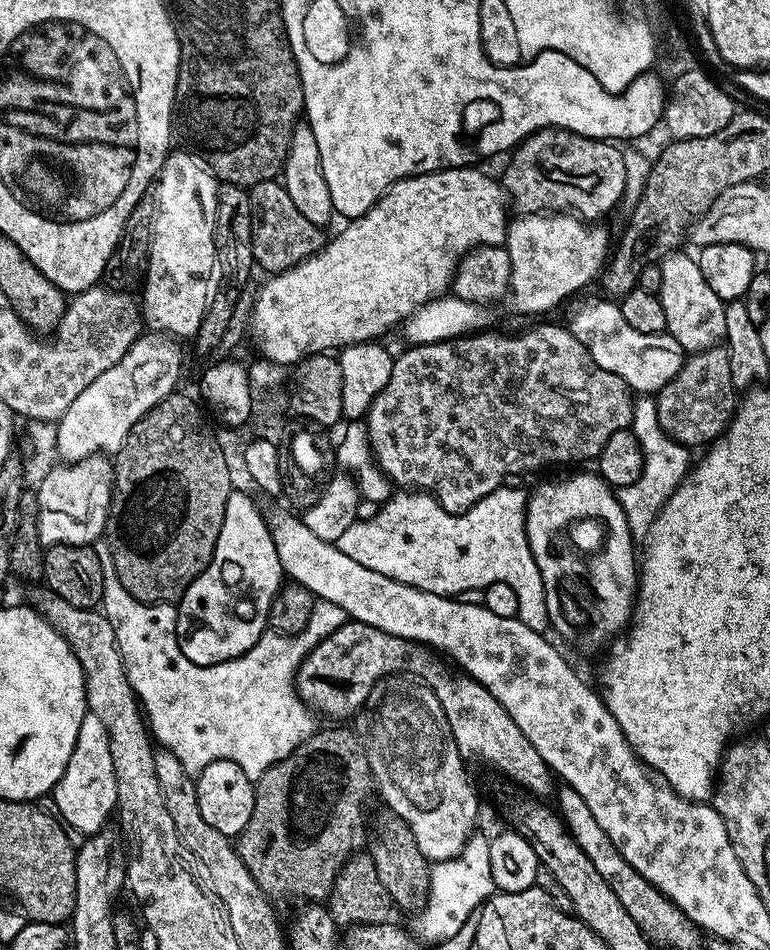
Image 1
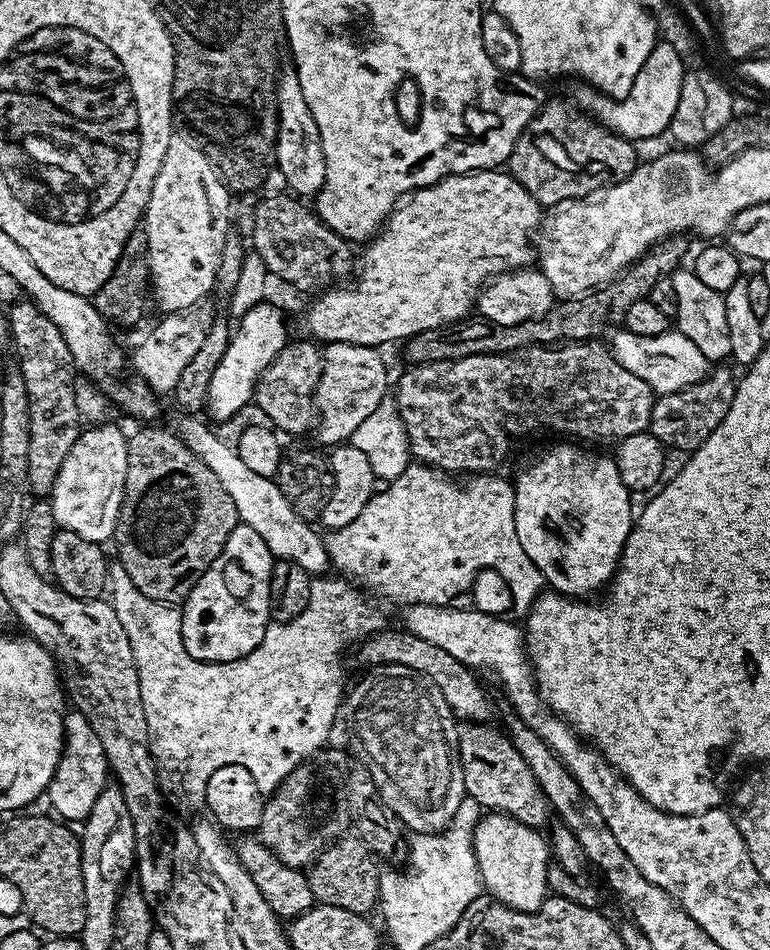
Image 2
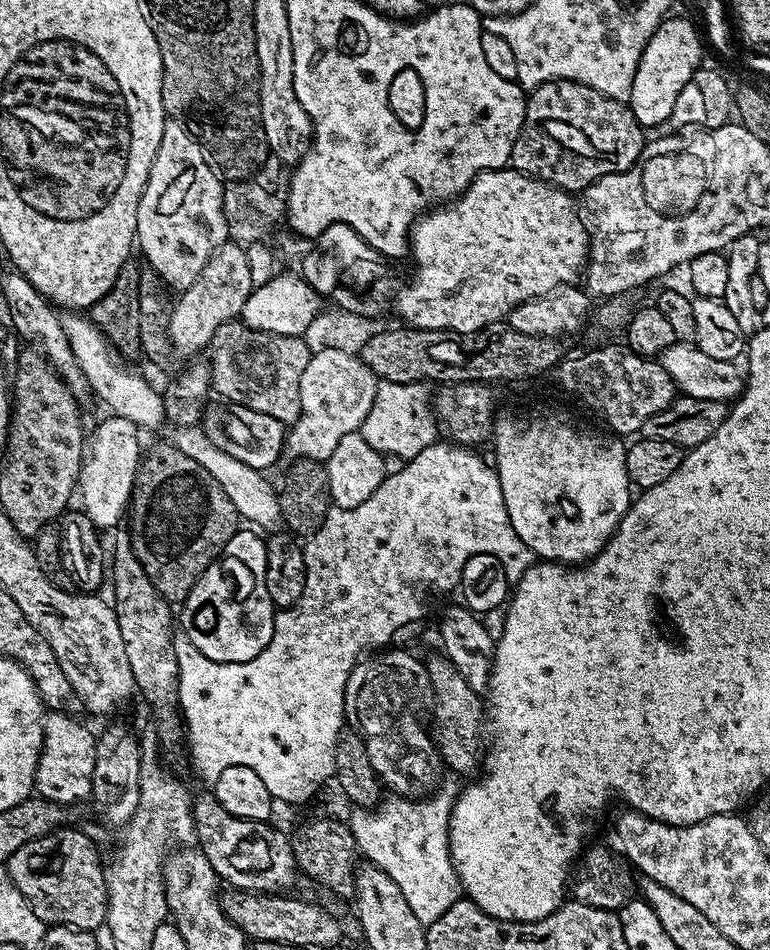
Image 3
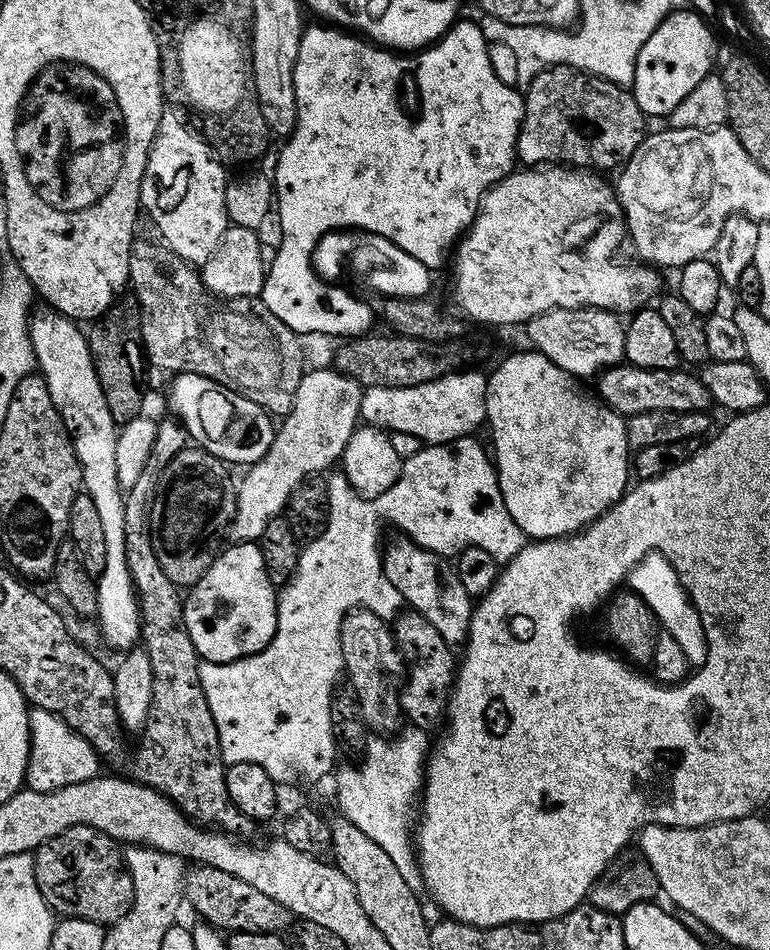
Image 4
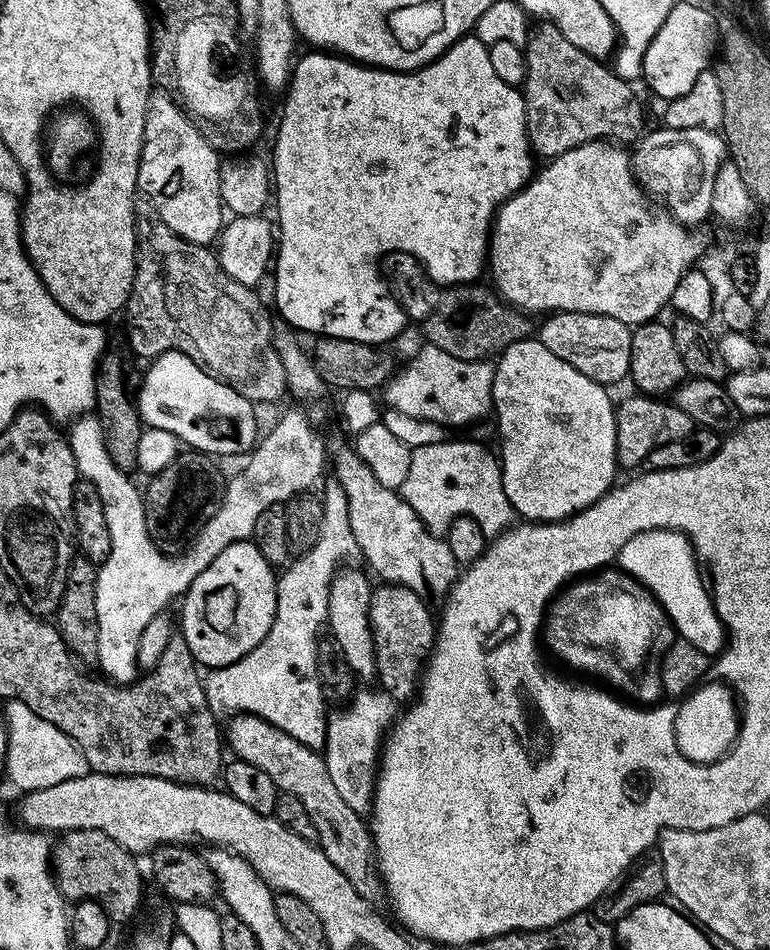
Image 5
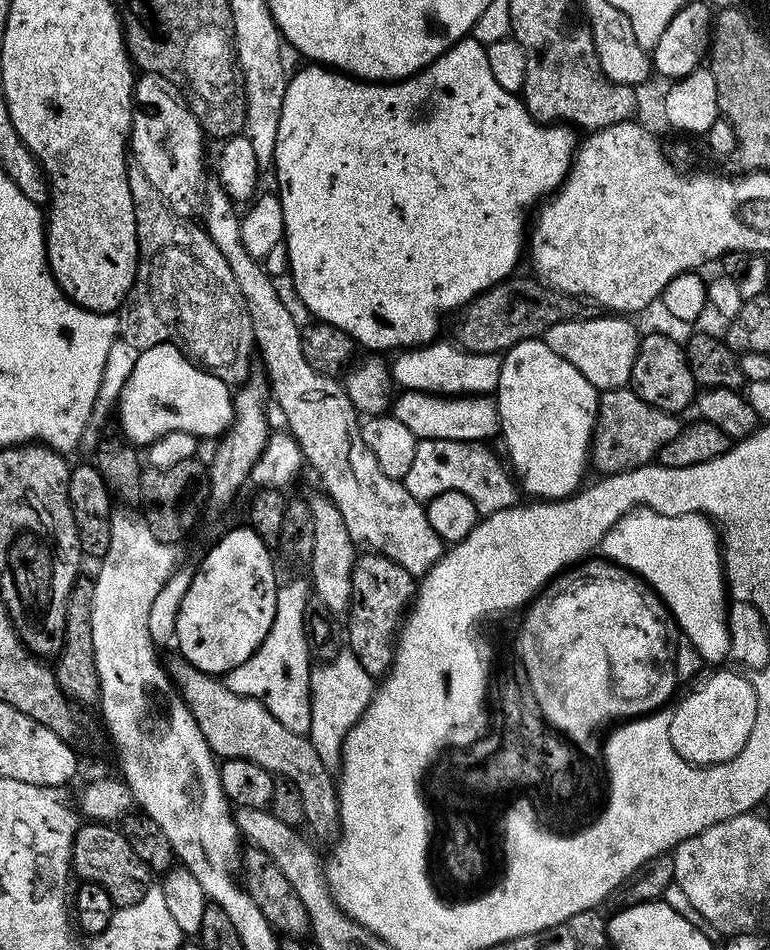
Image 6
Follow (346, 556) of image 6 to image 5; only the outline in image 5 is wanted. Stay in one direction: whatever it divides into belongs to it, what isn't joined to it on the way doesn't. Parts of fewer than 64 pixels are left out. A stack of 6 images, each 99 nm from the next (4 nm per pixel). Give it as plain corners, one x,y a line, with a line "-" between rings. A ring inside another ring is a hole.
344,566
337,571
331,586
328,587
328,618
326,628
331,639
342,646
342,654
346,662
350,662
350,670
361,681
372,680
376,675
376,659
374,658
374,638
370,627
370,598
374,587
373,581
368,581
367,571
359,572
356,568

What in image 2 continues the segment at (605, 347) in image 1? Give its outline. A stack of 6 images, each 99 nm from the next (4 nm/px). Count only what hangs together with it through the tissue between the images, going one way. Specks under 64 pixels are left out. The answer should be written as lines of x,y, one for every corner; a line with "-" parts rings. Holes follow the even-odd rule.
627,330
616,331
620,332
612,336
612,357
622,366
626,366
630,374
649,384
657,397
681,392
691,384
708,377
710,361
702,354
702,350
698,350
698,346
694,346
694,342
690,342
690,338
683,336
679,330
669,330
657,336
643,336

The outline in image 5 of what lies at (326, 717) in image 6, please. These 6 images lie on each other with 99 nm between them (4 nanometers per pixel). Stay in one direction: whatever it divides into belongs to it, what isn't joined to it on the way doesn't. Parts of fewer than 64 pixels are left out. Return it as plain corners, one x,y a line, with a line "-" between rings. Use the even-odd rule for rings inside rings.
383,690
375,691
357,691
343,705
345,708
341,712
327,713
328,725
322,749
326,770
330,770
330,778
338,795
345,800
346,806
350,806
350,810
361,814
367,813
372,807
382,741
398,716
398,704
392,695

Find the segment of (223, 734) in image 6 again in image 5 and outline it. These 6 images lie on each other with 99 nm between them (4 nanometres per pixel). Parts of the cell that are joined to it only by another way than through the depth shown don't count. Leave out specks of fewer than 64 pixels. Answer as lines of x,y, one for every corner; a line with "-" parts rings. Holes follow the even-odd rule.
236,714
229,720
232,721
229,722
228,728
226,724
226,744
230,752
230,747
232,747
231,755
235,759
250,762
250,766
258,766
258,770
267,774
281,793
293,795
302,802
317,831
315,843
324,851
326,858
330,858
330,862
334,862
334,866
338,866
338,870
342,870
342,874
346,874
346,878
350,878
350,886
354,886
354,890
358,890
358,894
363,900
375,901
375,896
381,895
382,881
378,875
378,865
372,847
369,825
361,813
350,810
350,806
346,806
345,800
338,795
338,790
330,778
330,770
326,770
323,755
317,749
302,746
302,742
298,742
298,738
290,738
290,734
278,730
278,726
257,716

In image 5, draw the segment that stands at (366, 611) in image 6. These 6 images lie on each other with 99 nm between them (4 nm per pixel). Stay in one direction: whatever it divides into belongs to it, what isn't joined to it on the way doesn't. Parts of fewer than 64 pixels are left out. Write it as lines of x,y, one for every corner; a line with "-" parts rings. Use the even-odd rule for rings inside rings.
384,582
373,587
368,617
370,618
372,637
374,638
375,679
380,680
379,687
392,695
393,700
397,702
411,701
417,695
424,665
432,652
432,645
436,642
438,624
434,619
434,612
432,616
432,612
428,608
431,608
429,601
423,600
418,594
414,594
414,590
410,590
401,584

